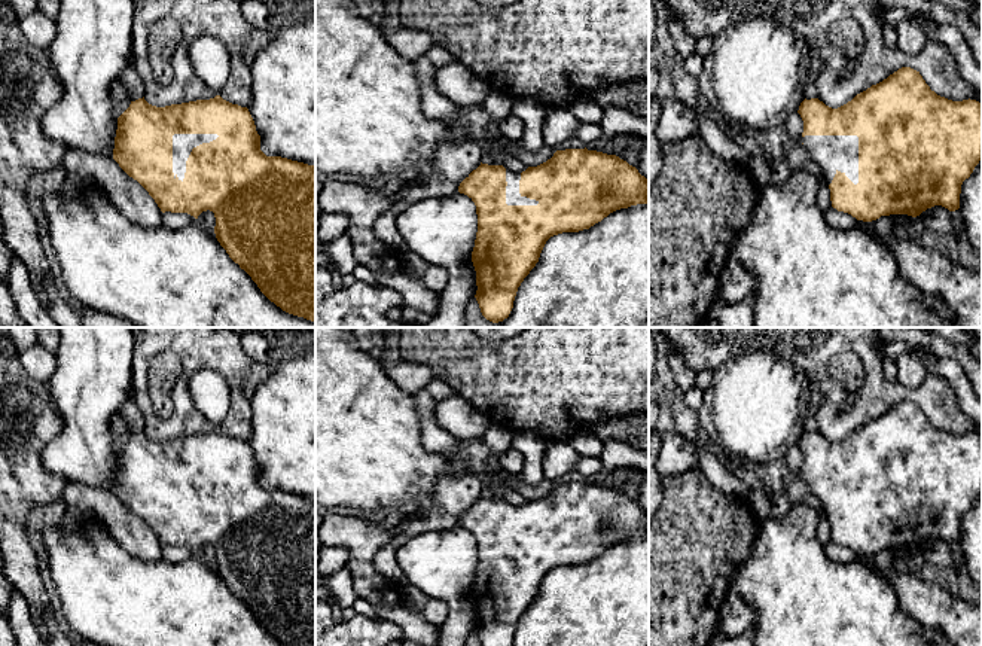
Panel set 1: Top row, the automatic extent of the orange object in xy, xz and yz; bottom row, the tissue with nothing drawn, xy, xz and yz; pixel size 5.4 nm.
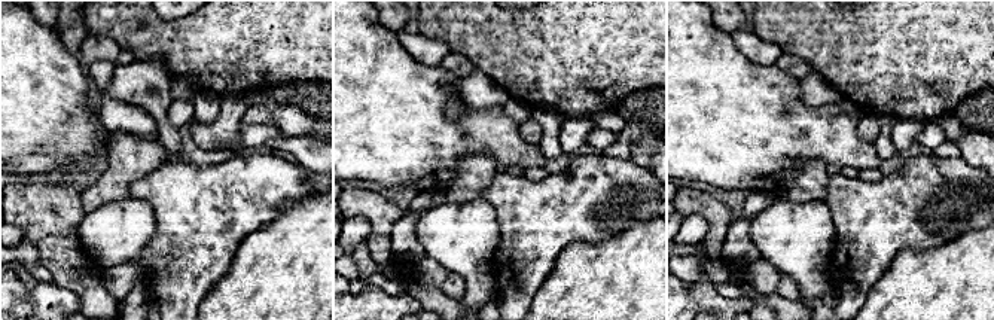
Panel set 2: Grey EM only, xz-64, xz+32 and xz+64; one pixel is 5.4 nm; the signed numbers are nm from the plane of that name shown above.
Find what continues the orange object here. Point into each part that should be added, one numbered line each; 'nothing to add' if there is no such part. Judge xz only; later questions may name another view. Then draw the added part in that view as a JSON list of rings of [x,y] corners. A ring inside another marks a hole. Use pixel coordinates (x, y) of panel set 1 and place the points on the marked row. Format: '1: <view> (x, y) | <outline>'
1: xz (512, 189) | [[[506,170],[506,204],[507,205],[537,205],[539,201],[530,199],[519,194],[521,173]]]

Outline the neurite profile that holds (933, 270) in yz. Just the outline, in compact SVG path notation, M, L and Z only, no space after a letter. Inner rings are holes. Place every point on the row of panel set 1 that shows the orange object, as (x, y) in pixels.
M890 216L860 228L888 244L899 271L928 299L937 298L964 327L982 327L982 274L961 266L952 252L927 240L914 240L900 232Z

